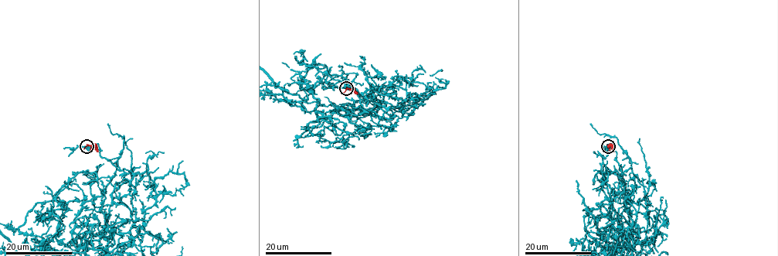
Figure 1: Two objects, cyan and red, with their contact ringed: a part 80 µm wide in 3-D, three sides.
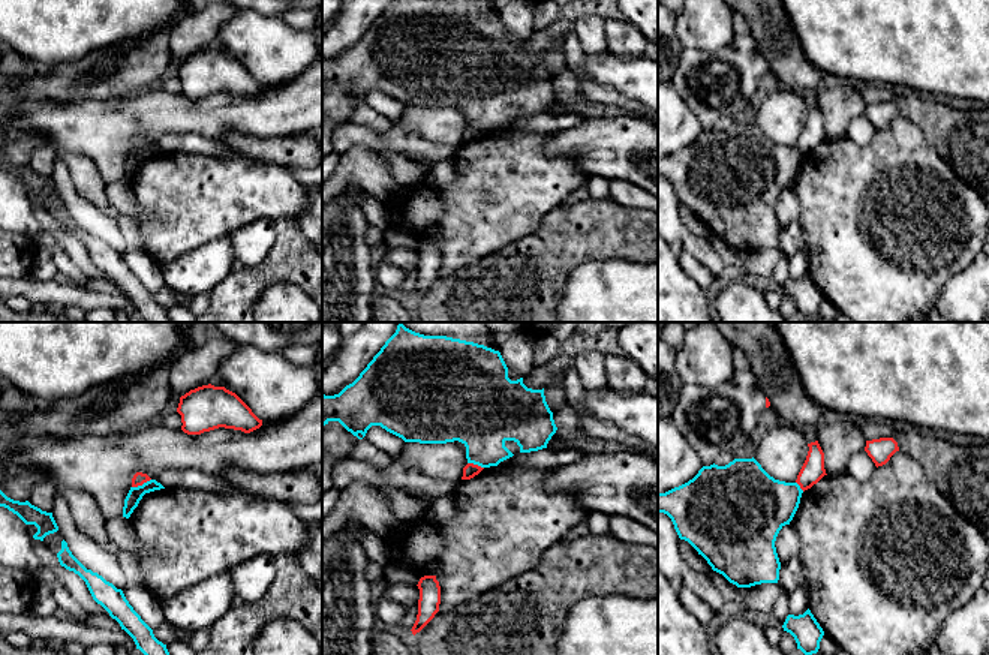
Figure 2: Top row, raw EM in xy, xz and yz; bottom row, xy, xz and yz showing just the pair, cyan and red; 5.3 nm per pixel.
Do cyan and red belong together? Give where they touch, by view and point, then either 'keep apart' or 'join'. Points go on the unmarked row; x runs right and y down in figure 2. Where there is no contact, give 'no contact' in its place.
meets cyan in xy at (143, 149); keep apart

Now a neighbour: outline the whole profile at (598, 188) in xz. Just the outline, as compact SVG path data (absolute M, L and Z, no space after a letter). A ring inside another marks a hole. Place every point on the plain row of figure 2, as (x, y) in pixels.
M590 175L587 177L584 186L593 199L604 199L610 196L610 180L604 177Z

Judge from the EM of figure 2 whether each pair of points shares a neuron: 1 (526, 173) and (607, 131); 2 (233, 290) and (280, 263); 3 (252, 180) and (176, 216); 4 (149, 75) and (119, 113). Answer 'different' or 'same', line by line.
1: different
2: same
3: same
4: different

